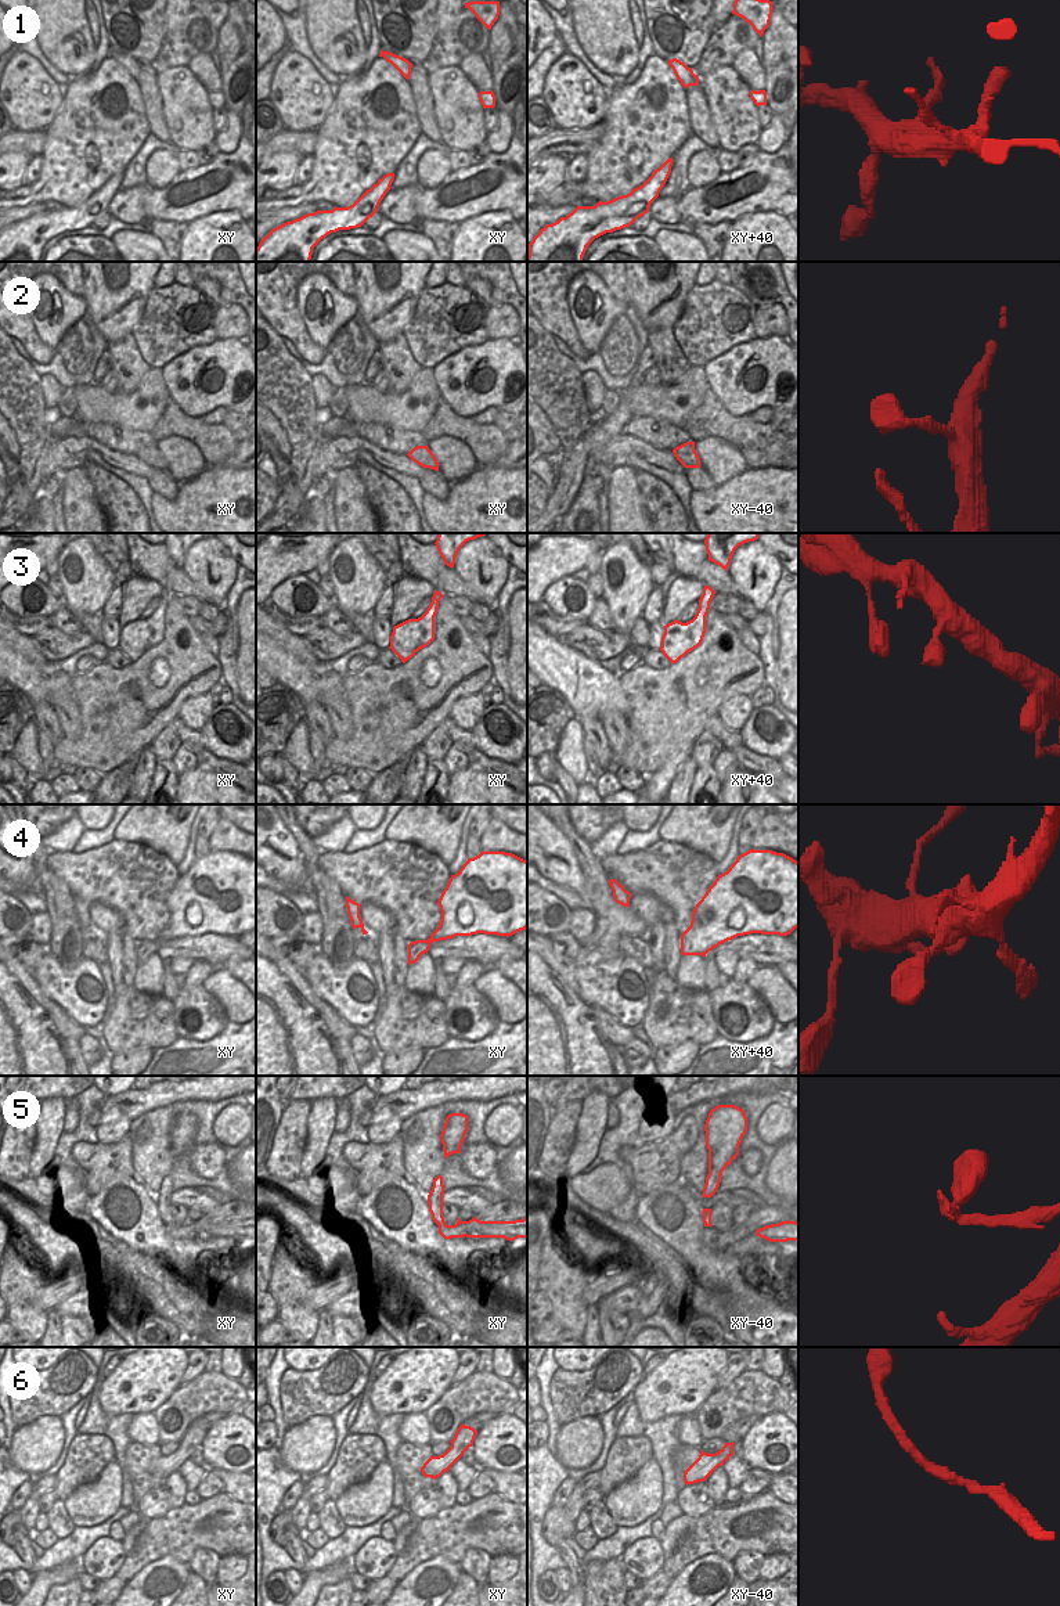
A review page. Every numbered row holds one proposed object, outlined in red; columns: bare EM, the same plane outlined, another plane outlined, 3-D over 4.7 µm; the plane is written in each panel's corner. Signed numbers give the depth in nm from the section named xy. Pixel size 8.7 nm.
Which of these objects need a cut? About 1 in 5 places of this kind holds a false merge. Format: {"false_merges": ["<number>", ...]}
{"false_merges": []}

